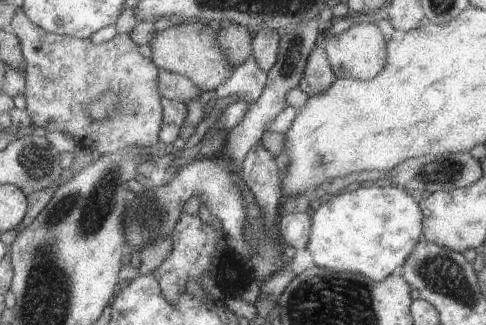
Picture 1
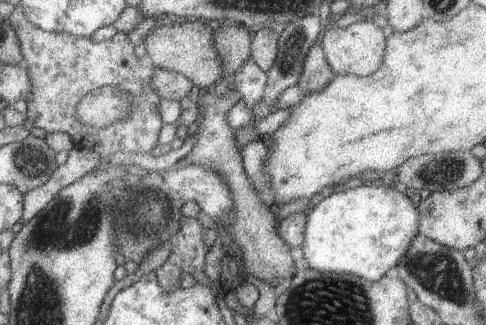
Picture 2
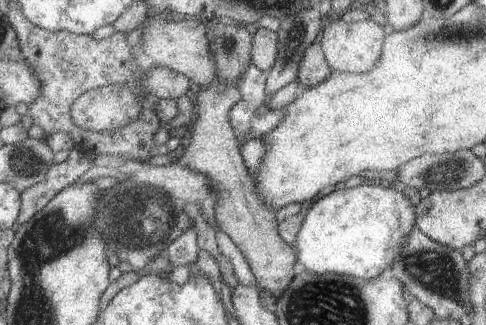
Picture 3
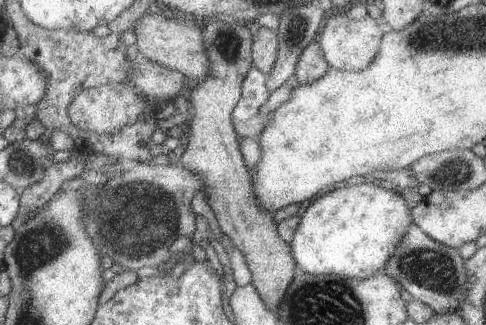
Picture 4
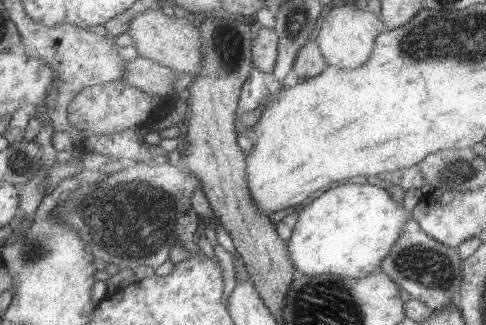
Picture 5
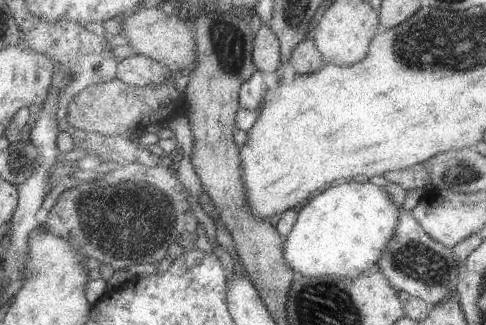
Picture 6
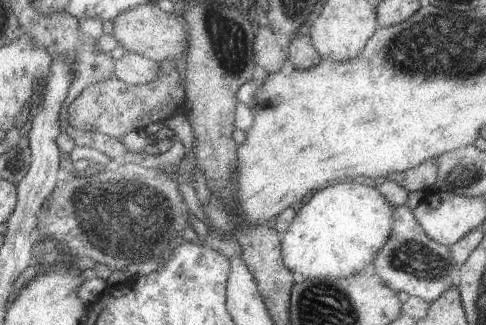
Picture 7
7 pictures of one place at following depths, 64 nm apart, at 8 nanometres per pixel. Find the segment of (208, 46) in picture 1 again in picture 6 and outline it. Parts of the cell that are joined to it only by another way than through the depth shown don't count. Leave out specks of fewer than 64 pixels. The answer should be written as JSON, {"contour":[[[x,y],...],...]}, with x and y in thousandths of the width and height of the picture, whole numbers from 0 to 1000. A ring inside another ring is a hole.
{"contour":[[[286,18],[270,49],[257,55],[257,92],[249,117],[261,117],[265,142],[302,178],[315,178],[360,222],[389,222],[405,197],[405,111],[393,92],[389,68],[377,68],[368,49],[340,43],[331,25],[294,25]]]}

